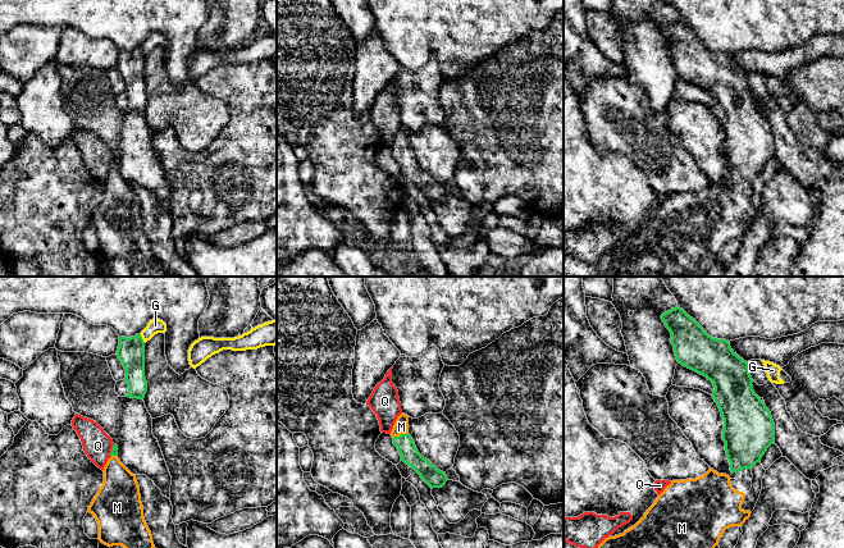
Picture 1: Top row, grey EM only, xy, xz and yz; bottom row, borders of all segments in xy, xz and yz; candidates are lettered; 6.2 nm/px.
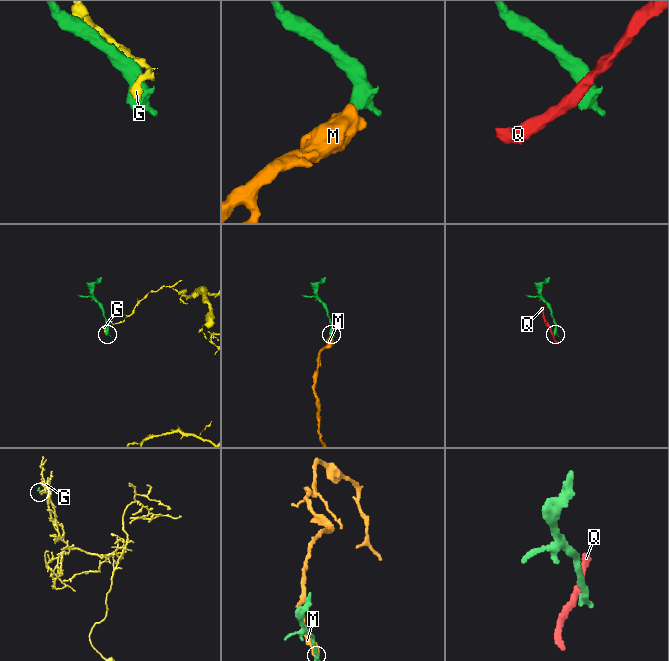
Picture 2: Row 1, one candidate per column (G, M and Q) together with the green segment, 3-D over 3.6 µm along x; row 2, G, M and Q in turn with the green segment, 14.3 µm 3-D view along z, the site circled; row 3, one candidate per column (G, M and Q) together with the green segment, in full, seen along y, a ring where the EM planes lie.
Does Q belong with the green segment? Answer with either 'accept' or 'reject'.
reject

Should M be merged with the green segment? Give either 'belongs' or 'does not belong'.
belongs

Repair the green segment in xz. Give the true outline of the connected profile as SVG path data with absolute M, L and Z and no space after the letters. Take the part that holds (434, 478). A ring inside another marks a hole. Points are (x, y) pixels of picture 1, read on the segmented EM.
M401 414L391 431L393 444L397 447L401 461L411 466L430 488L442 488L447 479L446 472L438 470L429 460L424 458L411 435L409 434L409 416Z

